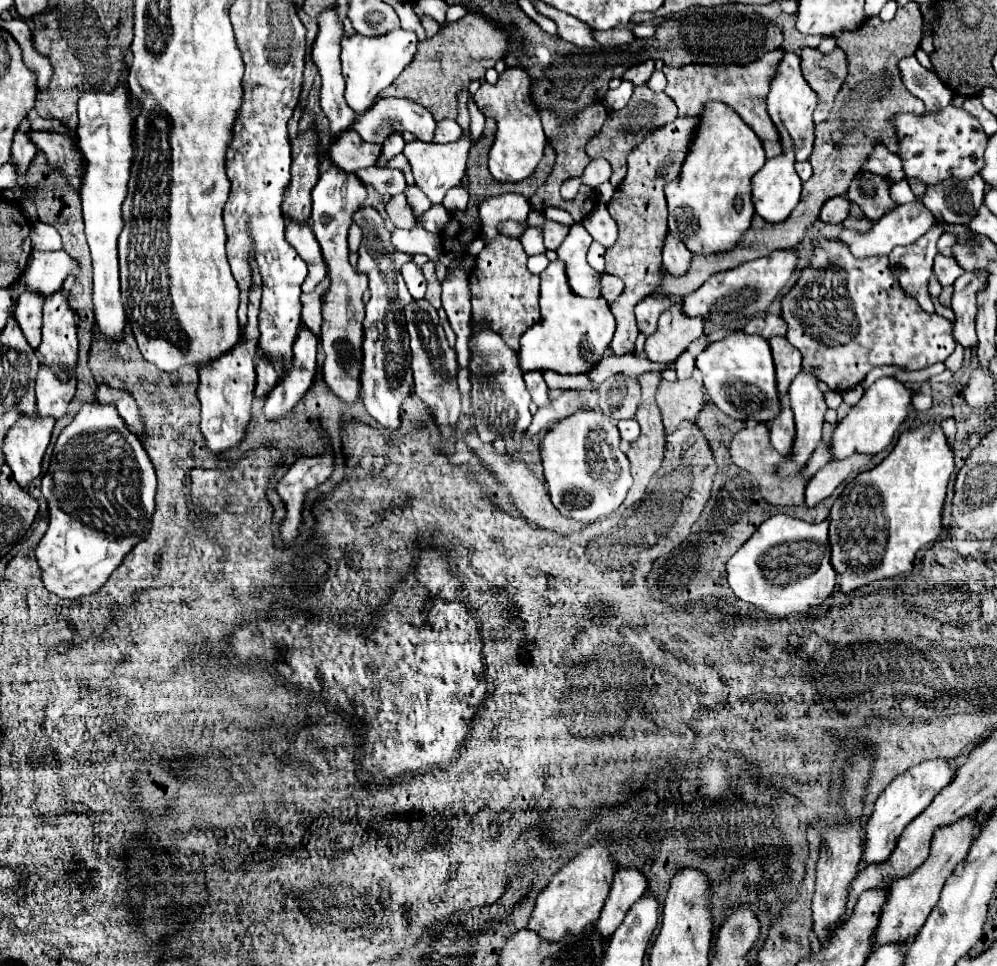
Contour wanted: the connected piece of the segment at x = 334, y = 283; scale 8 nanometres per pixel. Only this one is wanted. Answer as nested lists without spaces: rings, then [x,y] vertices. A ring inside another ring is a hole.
[[[329,158],[325,160],[325,170],[319,176],[319,182],[313,186],[313,212],[311,212],[311,230],[321,244],[323,258],[327,260],[329,288],[323,296],[323,380],[329,390],[339,396],[343,402],[353,404],[361,394],[361,364],[363,364],[363,316],[365,304],[361,300],[367,290],[367,274],[355,272],[349,264],[347,232],[353,224],[353,214],[367,200],[365,184],[349,172],[343,172]]]

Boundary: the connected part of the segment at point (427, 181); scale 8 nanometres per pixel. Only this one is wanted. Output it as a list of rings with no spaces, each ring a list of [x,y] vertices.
[[[461,92],[459,96],[459,120],[461,120],[461,126],[465,130],[465,136],[463,140],[457,140],[453,144],[435,144],[435,142],[423,142],[423,140],[411,140],[405,144],[405,150],[403,154],[407,156],[411,168],[413,168],[413,176],[415,176],[415,186],[433,202],[441,202],[443,196],[447,194],[449,188],[457,186],[465,174],[465,162],[467,162],[467,154],[469,154],[469,148],[471,148],[471,142],[469,142],[469,112],[467,112],[467,98],[469,98],[469,92]]]

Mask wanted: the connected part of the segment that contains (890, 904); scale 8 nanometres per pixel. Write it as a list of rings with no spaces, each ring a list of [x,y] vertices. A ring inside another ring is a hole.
[[[971,814],[949,826],[941,826],[935,830],[929,858],[915,872],[891,884],[889,898],[881,908],[881,922],[879,922],[877,934],[873,938],[875,944],[885,944],[891,940],[907,940],[907,938],[913,938],[915,932],[919,932],[919,928],[925,924],[927,916],[931,914],[933,906],[937,904],[947,876],[951,876],[955,866],[963,860],[963,856],[967,856],[969,846],[973,842],[975,828],[977,828],[977,814]]]

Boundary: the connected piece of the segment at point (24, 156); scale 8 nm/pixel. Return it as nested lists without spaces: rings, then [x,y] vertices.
[[[19,130],[13,138],[13,148],[11,148],[13,164],[17,166],[19,176],[25,174],[35,154],[37,154],[37,146],[31,142],[31,130]]]

